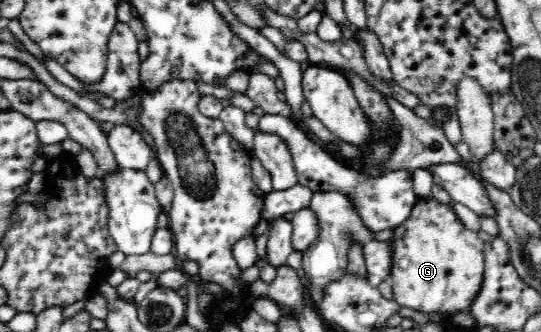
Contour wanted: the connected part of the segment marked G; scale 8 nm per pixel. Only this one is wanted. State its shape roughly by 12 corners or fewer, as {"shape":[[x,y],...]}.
{"shape":[[417,198],[392,229],[394,301],[470,309],[484,244],[452,204]]}

